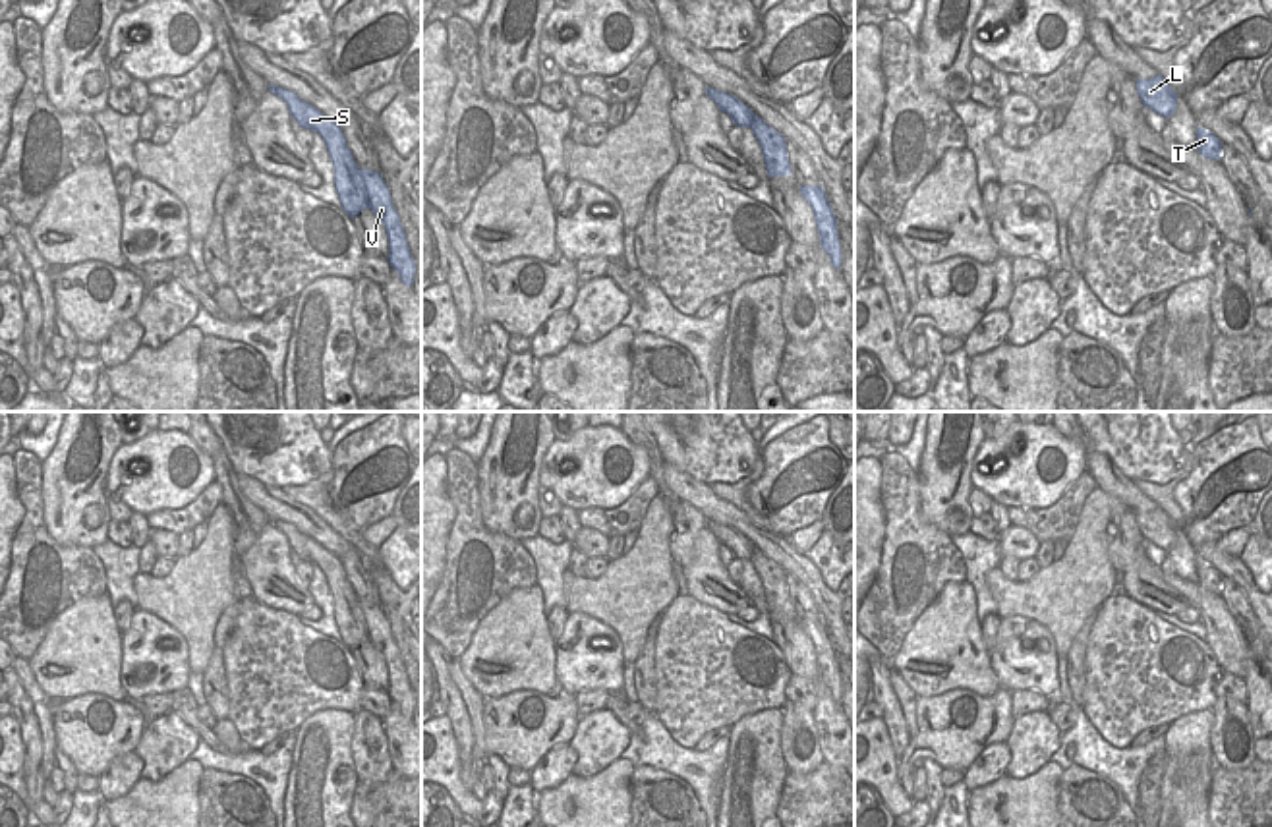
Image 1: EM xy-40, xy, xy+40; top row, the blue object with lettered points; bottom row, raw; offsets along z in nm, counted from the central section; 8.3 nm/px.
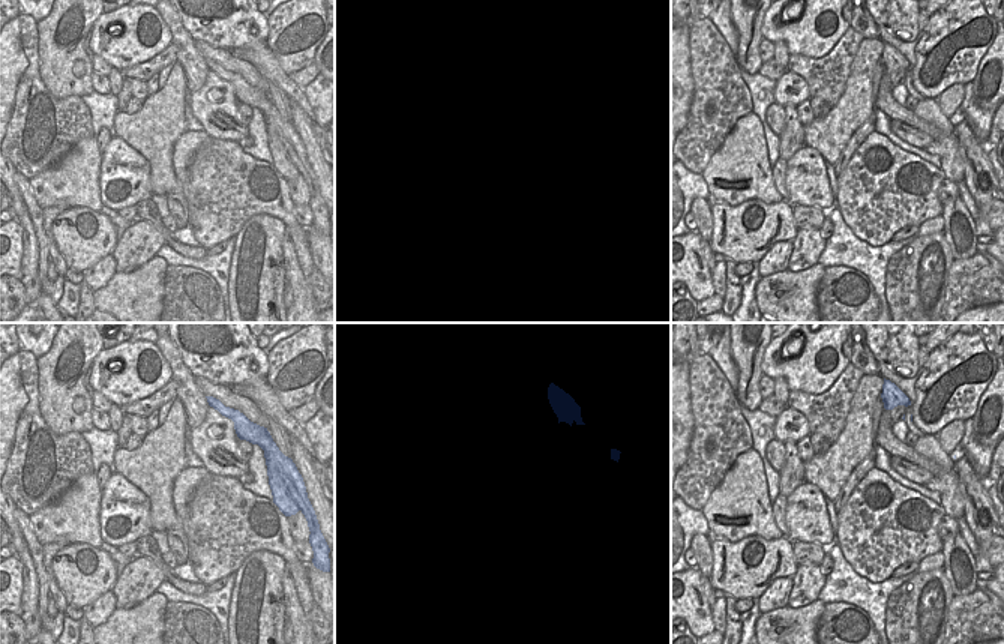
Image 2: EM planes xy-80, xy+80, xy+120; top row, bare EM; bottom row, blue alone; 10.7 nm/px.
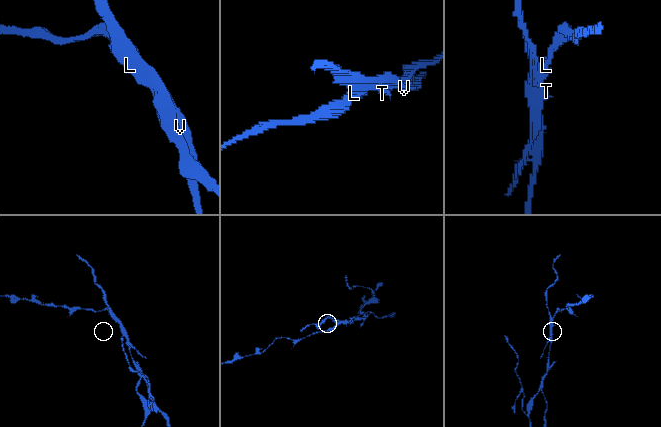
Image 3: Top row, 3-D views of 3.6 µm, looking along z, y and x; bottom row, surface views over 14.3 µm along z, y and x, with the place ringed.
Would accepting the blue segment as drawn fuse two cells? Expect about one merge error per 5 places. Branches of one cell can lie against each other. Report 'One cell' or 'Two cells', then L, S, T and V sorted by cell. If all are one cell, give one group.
Two cells. Groups: L / S T V

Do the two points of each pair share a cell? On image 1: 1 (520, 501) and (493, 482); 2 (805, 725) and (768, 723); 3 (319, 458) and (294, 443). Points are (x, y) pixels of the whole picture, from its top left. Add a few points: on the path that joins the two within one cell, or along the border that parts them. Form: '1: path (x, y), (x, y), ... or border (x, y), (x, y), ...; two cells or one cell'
1: path (515, 495), (499, 482); one cell
2: border (780, 710), (781, 758), (787, 768); two cells
3: path (314, 456), (300, 449); one cell

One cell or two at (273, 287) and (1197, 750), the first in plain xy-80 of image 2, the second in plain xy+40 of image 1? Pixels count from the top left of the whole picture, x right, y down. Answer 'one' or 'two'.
one

